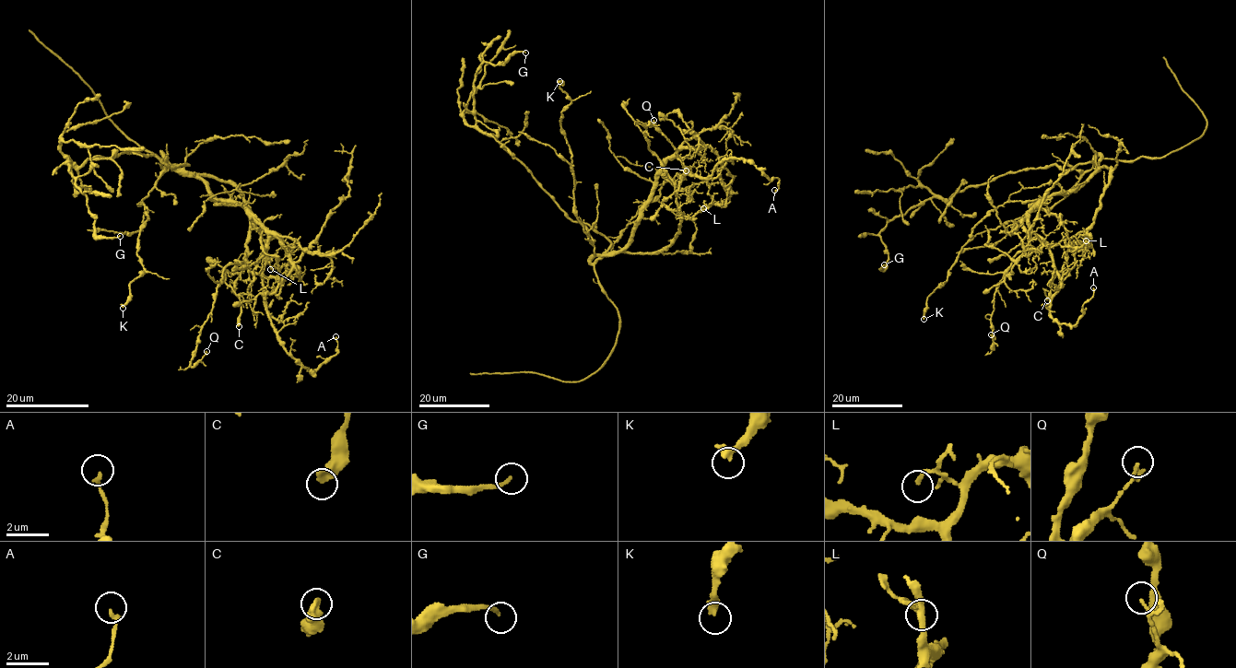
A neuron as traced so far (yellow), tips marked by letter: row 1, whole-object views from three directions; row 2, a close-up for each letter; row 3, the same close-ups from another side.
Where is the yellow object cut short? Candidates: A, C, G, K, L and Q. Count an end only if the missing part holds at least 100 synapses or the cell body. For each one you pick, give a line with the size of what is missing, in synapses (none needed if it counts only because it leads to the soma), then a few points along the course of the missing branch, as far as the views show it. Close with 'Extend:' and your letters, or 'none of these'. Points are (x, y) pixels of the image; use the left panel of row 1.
Extend: none of these

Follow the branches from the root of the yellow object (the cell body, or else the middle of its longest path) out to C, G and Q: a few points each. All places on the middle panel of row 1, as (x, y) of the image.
C: (606, 251), (655, 252), (671, 244), (684, 214), (663, 201), (678, 188), (686, 170)
G: (606, 251), (604, 236), (570, 220), (524, 166), (476, 125), (477, 68), (525, 52)
Q: (606, 251), (655, 252), (680, 232), (674, 182), (649, 149), (643, 124), (653, 120)

